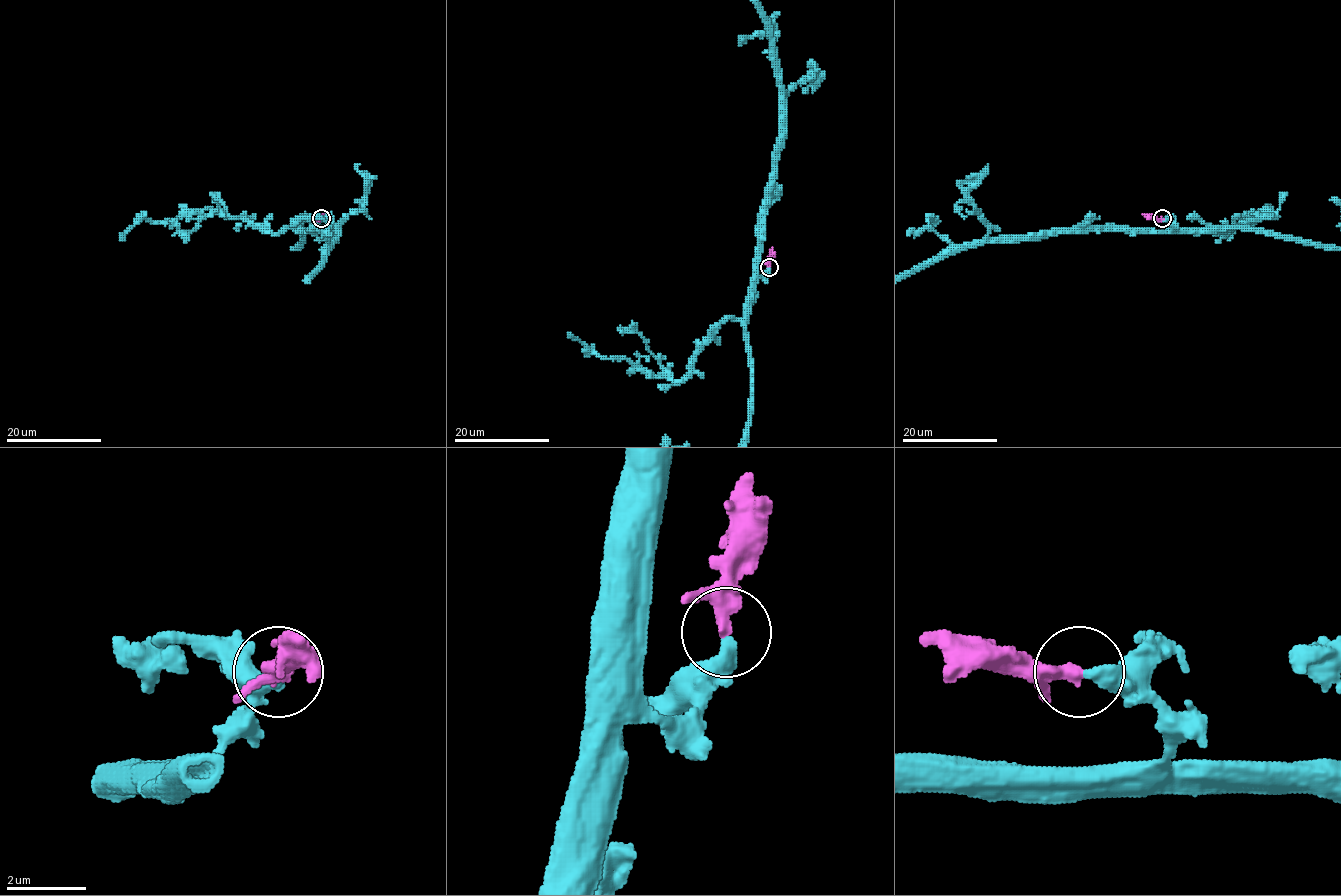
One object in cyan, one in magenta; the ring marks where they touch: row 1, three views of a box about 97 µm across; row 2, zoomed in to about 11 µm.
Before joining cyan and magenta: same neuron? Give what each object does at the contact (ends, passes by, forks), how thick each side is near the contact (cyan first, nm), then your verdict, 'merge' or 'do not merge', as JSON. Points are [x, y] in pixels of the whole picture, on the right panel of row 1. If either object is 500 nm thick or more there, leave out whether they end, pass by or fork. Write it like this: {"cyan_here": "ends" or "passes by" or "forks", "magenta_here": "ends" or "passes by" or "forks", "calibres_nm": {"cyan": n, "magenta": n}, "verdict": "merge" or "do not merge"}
{"cyan_here": "ends", "magenta_here": "ends", "calibres_nm": {"cyan": 420, "magenta": 400}, "verdict": "merge"}

